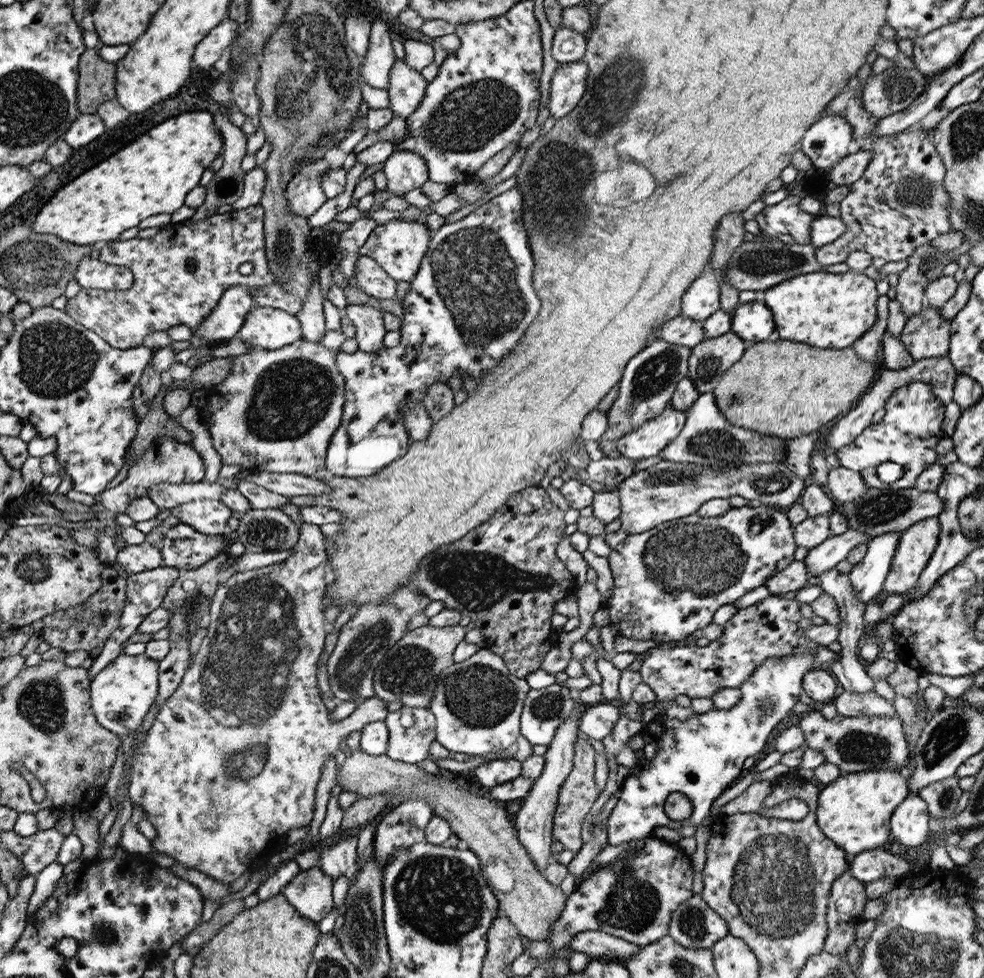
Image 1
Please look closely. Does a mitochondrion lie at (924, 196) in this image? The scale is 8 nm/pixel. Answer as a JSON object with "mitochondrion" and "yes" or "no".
{"mitochondrion":"yes"}

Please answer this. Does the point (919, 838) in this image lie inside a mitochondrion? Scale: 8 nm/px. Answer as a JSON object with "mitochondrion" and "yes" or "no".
{"mitochondrion":"no"}

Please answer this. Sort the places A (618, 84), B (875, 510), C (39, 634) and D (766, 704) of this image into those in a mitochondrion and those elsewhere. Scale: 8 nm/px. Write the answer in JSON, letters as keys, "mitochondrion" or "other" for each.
{"A":"mitochondrion","B":"mitochondrion","C":"other","D":"mitochondrion"}

